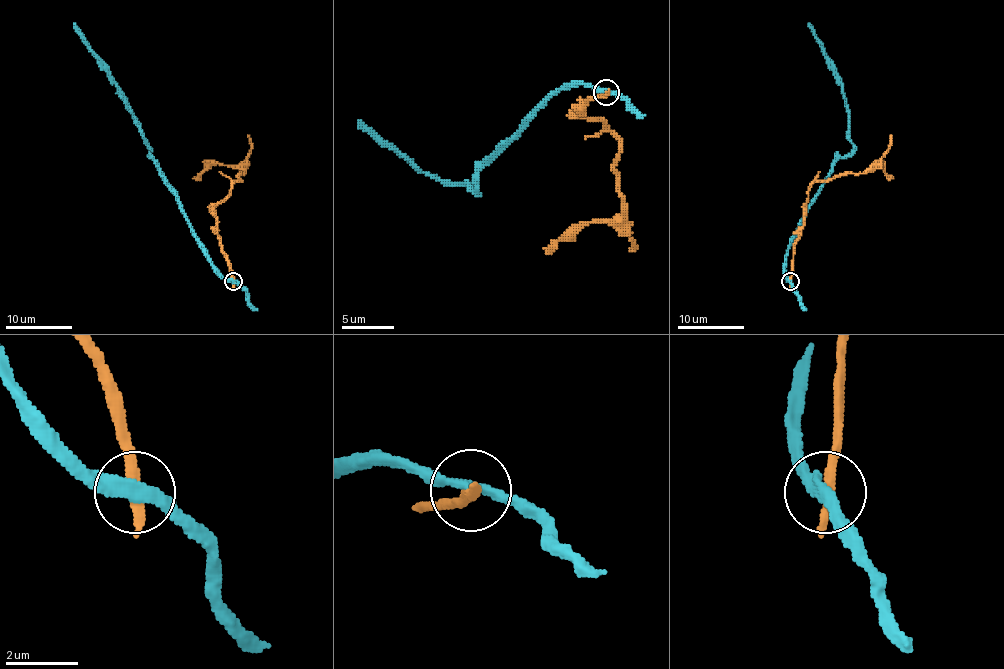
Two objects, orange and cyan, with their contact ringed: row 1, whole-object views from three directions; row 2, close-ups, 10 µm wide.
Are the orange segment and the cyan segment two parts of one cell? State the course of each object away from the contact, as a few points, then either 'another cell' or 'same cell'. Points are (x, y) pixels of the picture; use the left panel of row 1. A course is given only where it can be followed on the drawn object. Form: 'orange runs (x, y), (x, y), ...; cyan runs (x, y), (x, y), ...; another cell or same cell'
orange runs (232, 282), (214, 208), (242, 173), (236, 165), (214, 163), (194, 178); cyan runs (232, 282), (214, 267), (159, 165), (150, 156), (140, 123), (110, 75), (109, 66), (90, 48), (74, 23); another cell

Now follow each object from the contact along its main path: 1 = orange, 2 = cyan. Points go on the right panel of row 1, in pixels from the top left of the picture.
1: (790, 282), (791, 260), (803, 225), (803, 208), (810, 187), (846, 173), (865, 173), (875, 163), (893, 178)
2: (790, 282), (784, 267), (790, 242), (833, 165), (853, 148), (843, 83), (808, 23)

